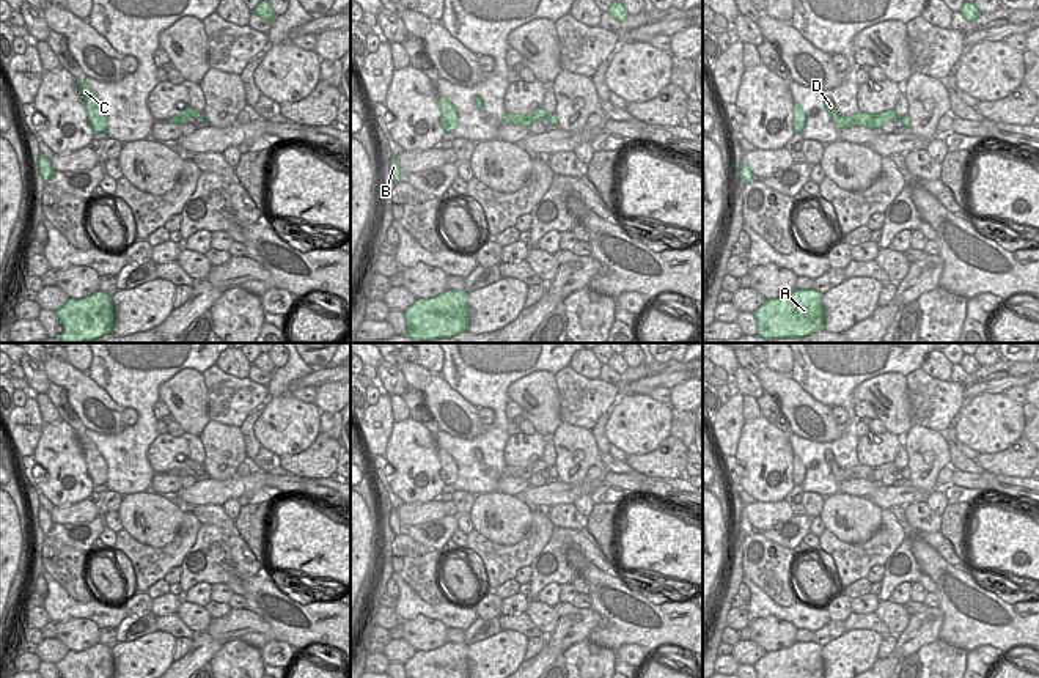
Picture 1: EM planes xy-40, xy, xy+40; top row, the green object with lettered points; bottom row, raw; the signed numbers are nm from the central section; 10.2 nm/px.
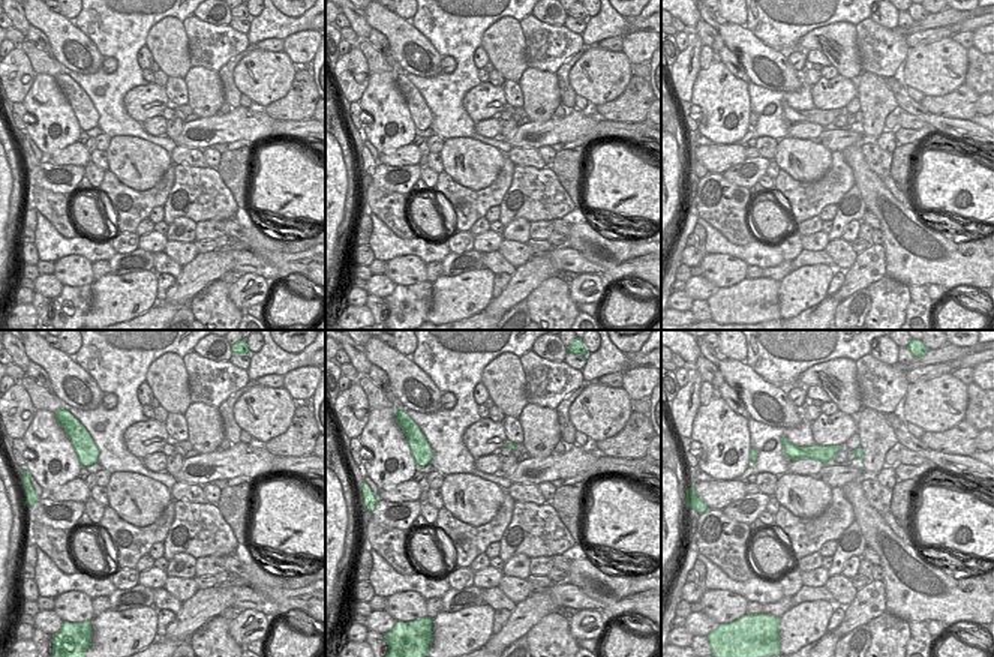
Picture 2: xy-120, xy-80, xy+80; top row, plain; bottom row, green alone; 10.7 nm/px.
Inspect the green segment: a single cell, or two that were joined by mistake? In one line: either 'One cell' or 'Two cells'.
Two cells

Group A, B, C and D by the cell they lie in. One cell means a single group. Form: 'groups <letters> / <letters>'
groups A B C / D

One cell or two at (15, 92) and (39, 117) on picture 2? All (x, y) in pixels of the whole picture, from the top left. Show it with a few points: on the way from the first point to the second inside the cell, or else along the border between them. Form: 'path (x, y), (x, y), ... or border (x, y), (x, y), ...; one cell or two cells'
border (36, 75), (21, 101); two cells

